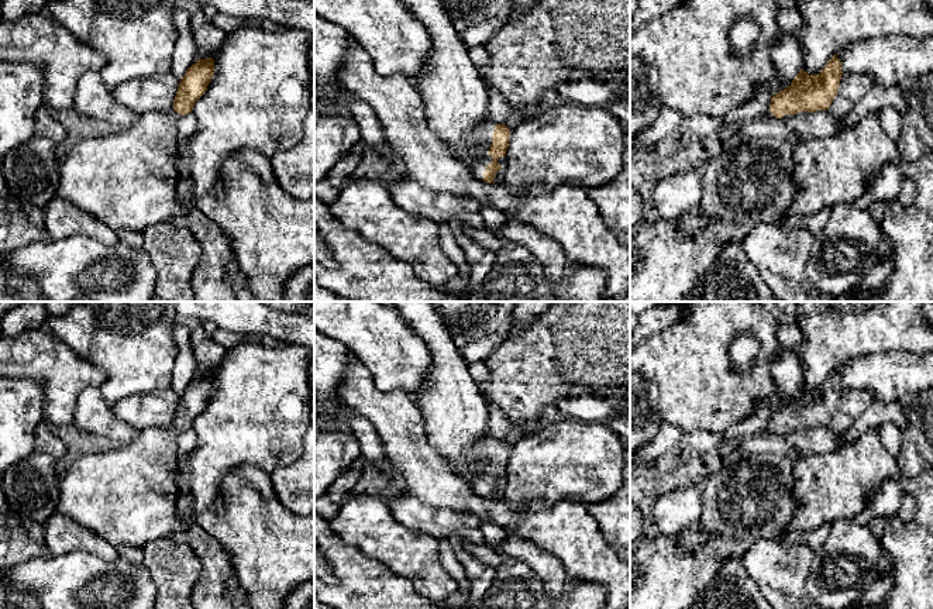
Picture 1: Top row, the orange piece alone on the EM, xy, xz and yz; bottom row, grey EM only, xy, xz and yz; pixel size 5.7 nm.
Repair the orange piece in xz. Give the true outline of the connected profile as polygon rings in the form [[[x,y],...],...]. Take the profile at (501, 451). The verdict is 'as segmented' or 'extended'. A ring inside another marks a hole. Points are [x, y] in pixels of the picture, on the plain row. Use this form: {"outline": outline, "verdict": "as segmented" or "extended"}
{"outline": [[[485,437],[468,450],[466,461],[469,464],[476,461],[486,464],[486,468],[482,469],[479,476],[471,484],[471,488],[476,495],[495,499],[495,489],[502,485],[498,475],[506,471],[509,453],[510,445],[506,441],[489,437]]], "verdict": "extended"}

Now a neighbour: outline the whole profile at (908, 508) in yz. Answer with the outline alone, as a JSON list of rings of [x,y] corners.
[[[908,493],[903,495],[901,508],[894,513],[902,522],[908,523],[913,519],[916,512],[916,503],[913,498]]]

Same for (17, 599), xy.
[[[17,589],[8,592],[7,601],[14,609],[42,609],[41,602],[35,595],[28,595]]]

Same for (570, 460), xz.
[[[600,422],[544,423],[510,447],[503,499],[514,508],[598,503],[623,484],[624,441]]]

